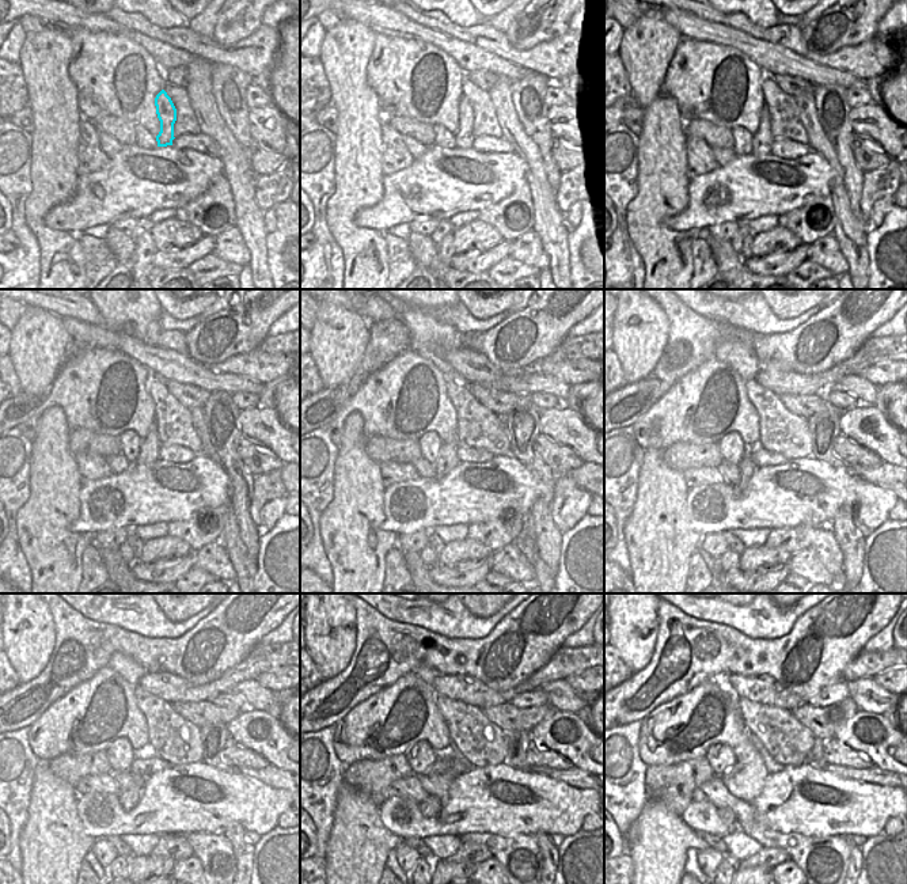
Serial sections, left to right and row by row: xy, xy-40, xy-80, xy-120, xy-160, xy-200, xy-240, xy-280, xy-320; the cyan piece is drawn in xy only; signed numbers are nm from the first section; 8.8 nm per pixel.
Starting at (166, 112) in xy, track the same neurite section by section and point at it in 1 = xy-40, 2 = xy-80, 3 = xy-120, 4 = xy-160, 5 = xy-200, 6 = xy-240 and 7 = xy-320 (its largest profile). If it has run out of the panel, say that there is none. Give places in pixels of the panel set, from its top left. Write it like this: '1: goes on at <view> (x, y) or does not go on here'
1: goes on at xy-40 (463, 137)
2: goes on at xy-80 (762, 140)
3: goes on at xy-120 (150, 448)
4: goes on at xy-160 (447, 459)
5: goes on at xy-200 (747, 467)
6: goes on at xy-240 (128, 799)
7: goes on at xy-320 (728, 818)

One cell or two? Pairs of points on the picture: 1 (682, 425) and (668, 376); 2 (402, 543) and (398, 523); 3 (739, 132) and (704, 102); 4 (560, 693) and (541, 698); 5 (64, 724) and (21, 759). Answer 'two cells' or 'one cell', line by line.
1: two cells
2: two cells
3: two cells
4: two cells
5: two cells

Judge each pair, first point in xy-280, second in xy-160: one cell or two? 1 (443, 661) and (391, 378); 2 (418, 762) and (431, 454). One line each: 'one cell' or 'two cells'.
1: two cells
2: one cell

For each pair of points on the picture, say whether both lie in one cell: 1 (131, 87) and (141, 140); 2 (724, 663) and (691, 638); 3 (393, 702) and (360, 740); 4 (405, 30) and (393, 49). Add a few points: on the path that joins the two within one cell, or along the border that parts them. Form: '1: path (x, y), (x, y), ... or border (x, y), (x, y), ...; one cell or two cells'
1: border (136, 124), (145, 128), (155, 137); two cells
2: path (716, 655), (699, 647); one cell
3: path (387, 712), (369, 731); one cell
4: border (376, 33), (421, 40), (432, 45); two cells

